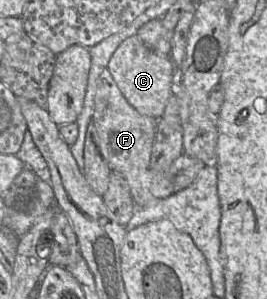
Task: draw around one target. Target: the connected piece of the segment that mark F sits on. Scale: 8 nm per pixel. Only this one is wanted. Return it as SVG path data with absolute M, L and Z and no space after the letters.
M107 68L97 80L92 123L99 152L111 171L118 172L128 182L136 208L148 206L186 188L205 166L201 160L183 153L166 170L154 171L150 167L150 159L157 119L140 114L128 103Z

